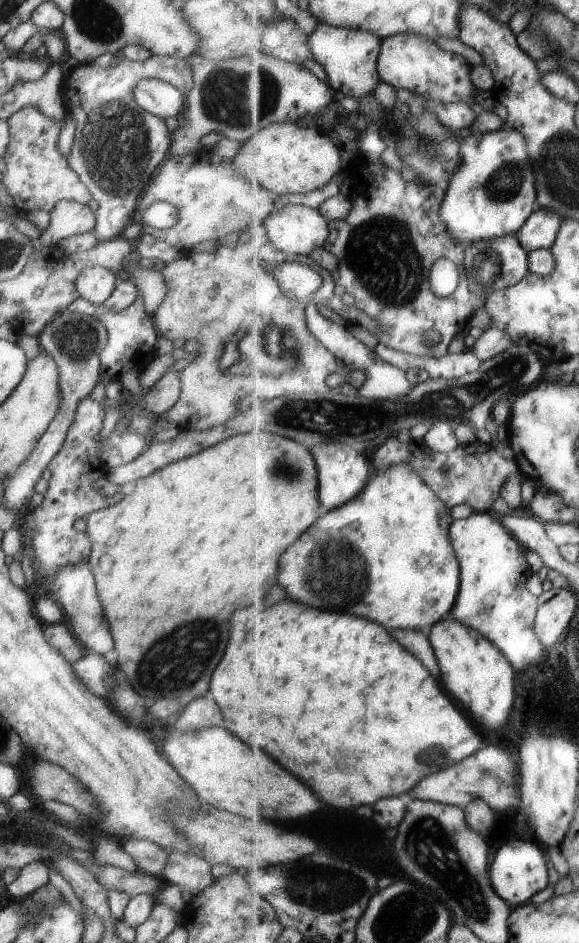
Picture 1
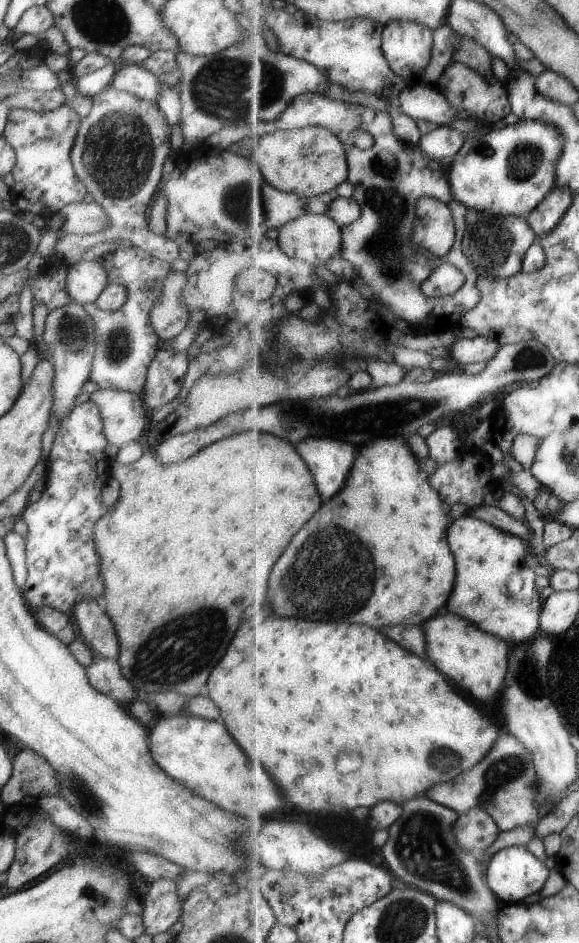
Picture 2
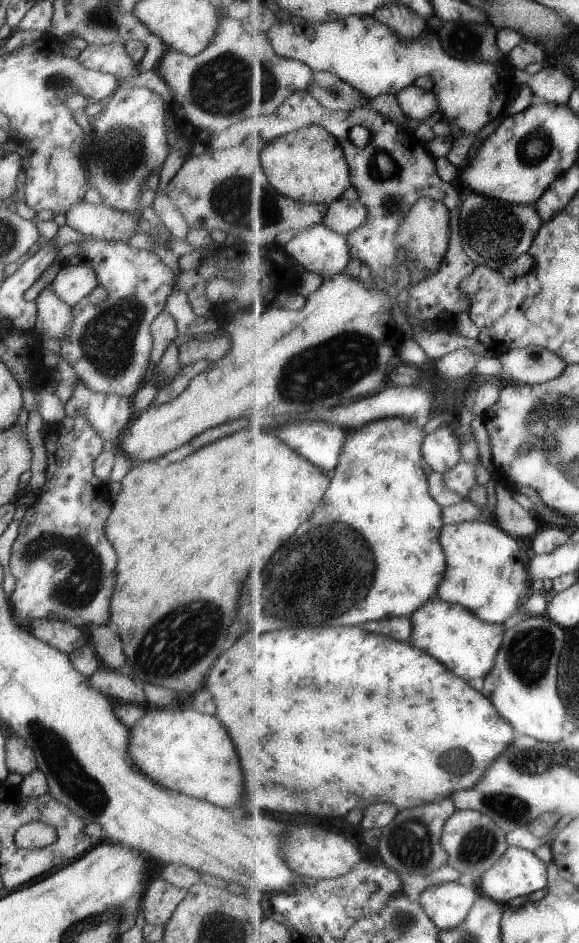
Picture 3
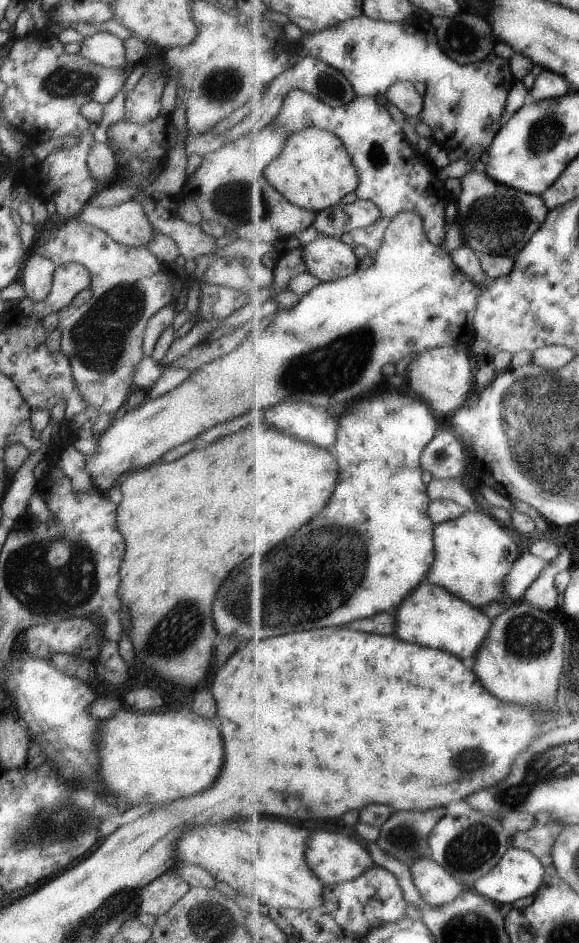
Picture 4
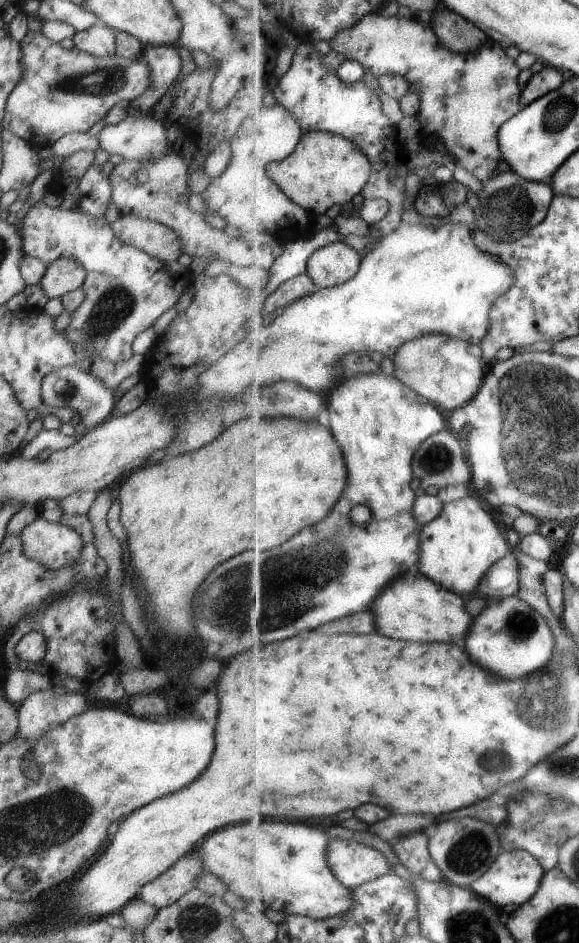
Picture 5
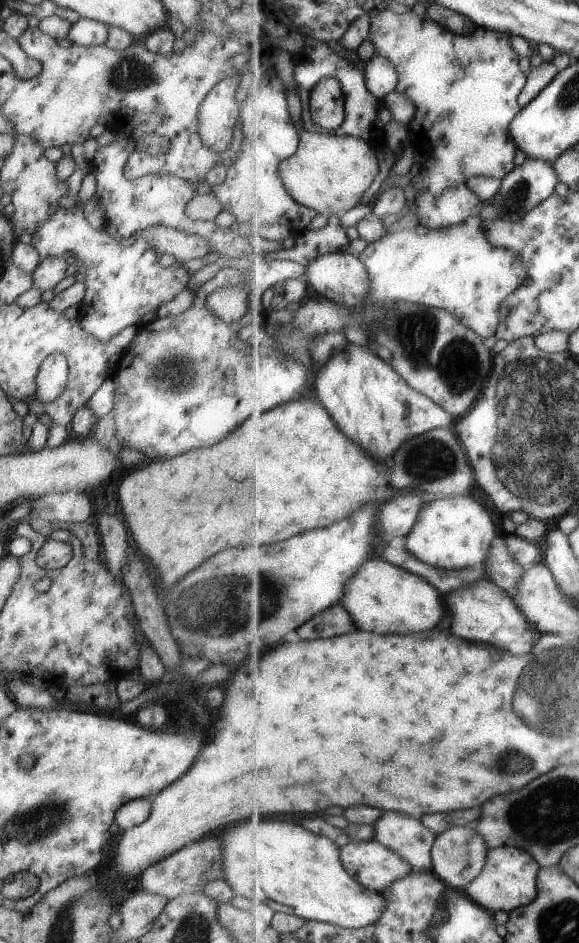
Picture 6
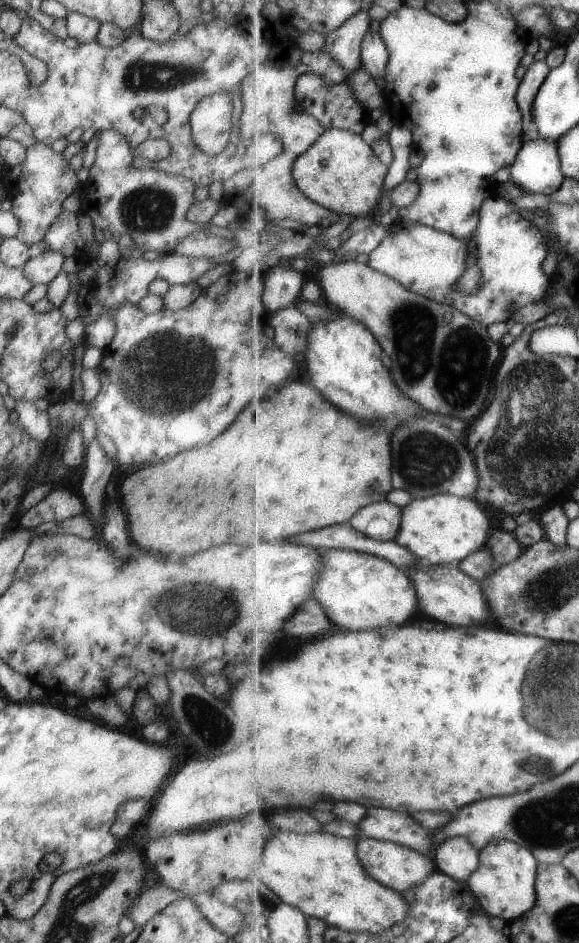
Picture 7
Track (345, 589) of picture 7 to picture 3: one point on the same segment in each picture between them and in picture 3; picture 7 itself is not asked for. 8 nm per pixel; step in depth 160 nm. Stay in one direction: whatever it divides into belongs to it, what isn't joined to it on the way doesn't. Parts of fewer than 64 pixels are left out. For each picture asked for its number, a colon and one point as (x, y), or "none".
3: (467, 644)
4: (433, 616)
5: (416, 608)
6: (384, 598)

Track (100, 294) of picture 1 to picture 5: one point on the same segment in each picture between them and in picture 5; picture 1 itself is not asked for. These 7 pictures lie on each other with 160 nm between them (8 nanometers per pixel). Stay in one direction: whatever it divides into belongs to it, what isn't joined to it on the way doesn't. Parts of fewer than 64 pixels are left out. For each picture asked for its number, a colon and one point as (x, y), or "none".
2: (85, 281)
3: (73, 282)
4: (68, 279)
5: (62, 275)

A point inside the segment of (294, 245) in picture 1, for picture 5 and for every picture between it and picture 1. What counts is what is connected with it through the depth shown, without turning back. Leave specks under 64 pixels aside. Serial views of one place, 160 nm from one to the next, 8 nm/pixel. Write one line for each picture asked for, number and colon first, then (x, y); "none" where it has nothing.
2: (315, 239)
3: (318, 249)
4: (328, 258)
5: (336, 263)

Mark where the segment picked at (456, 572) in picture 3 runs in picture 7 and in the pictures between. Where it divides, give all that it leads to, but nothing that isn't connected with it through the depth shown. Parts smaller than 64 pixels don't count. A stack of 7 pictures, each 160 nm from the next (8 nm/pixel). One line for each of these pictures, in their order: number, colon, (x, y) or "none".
4: (474, 552)
5: (458, 548)
6: (452, 533)
7: (444, 529)

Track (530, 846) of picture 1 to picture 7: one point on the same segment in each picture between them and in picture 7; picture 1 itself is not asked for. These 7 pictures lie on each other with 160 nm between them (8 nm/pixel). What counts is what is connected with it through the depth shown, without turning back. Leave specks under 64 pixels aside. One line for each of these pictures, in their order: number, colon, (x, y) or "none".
2: (515, 873)
3: (519, 872)
4: (520, 873)
5: (514, 878)
6: (509, 880)
7: (505, 883)

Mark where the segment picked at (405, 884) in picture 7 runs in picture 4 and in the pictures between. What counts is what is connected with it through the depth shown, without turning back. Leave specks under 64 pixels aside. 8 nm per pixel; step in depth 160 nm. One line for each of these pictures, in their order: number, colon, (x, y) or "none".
4: (336, 858)
5: (354, 863)
6: (376, 866)

